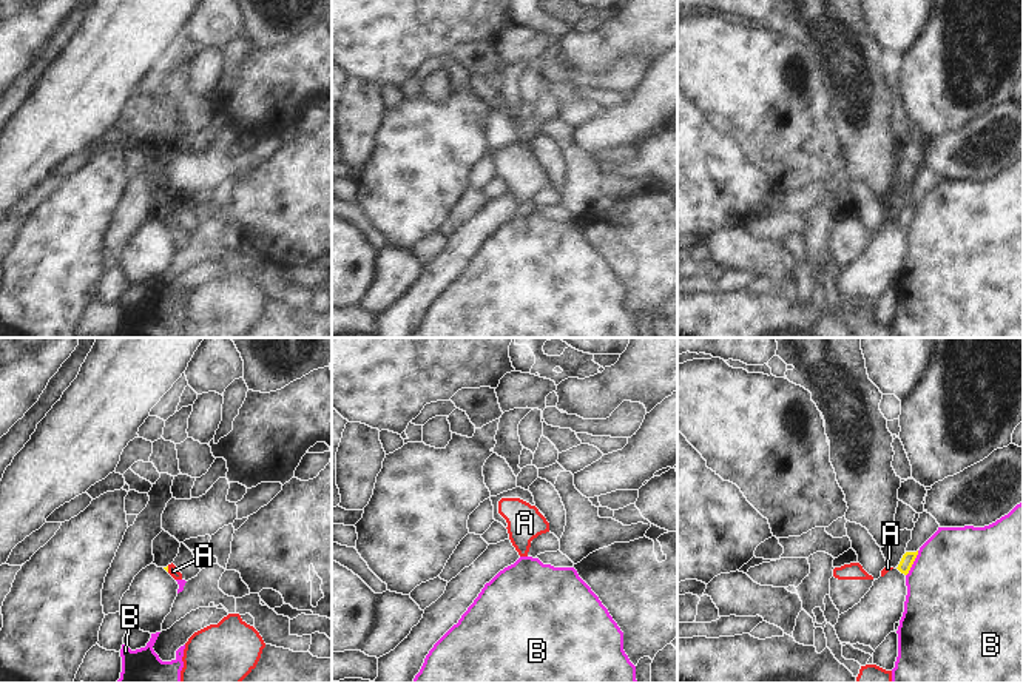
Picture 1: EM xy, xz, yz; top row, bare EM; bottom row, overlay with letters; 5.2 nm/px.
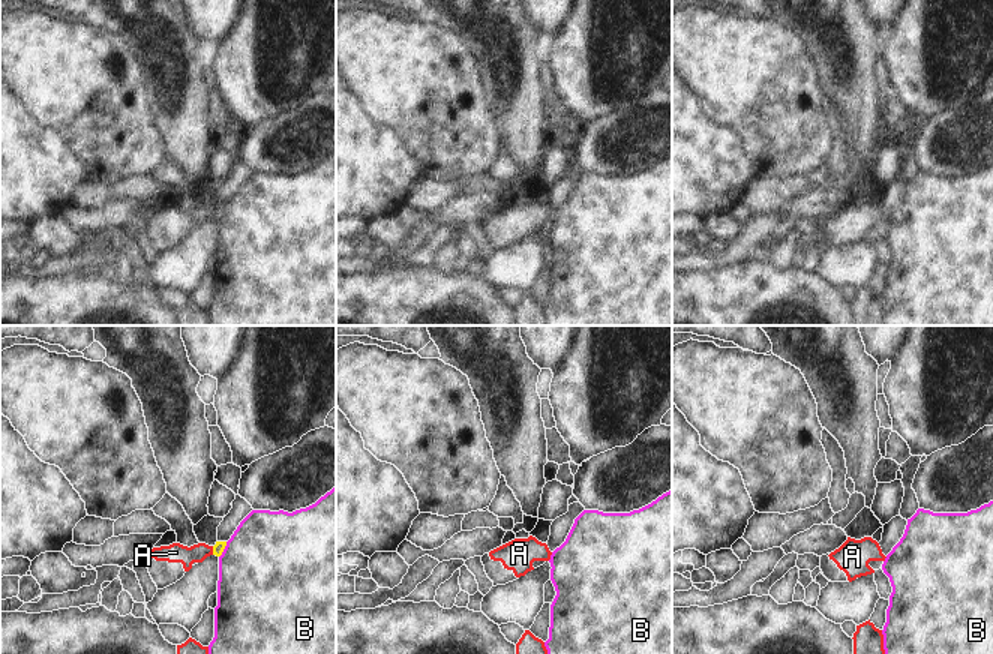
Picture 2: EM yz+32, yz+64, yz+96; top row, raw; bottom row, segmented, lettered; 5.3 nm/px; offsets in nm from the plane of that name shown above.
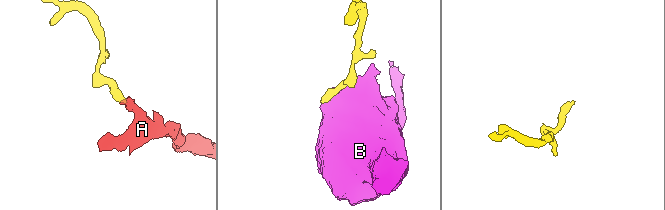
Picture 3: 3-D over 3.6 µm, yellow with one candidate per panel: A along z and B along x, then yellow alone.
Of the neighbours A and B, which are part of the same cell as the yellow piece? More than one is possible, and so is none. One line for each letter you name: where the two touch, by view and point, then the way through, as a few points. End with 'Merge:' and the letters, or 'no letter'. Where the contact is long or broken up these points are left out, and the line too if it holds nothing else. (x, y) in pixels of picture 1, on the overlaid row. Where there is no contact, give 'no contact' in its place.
A: contact xy (167, 569); way xy (167, 566), (167, 569), (173, 571)
Merge: A

